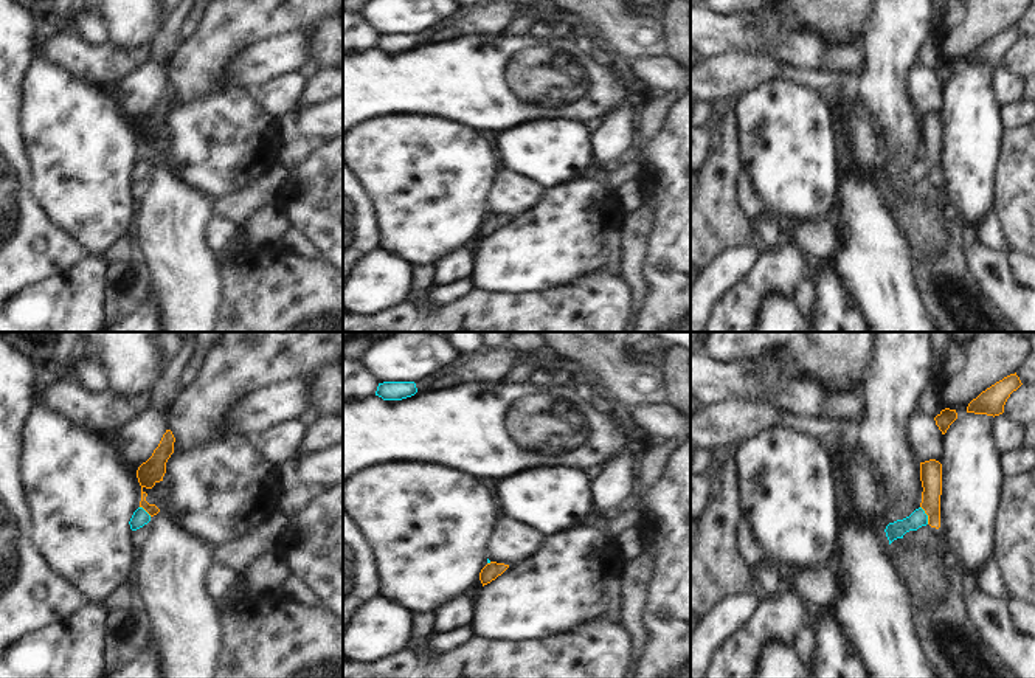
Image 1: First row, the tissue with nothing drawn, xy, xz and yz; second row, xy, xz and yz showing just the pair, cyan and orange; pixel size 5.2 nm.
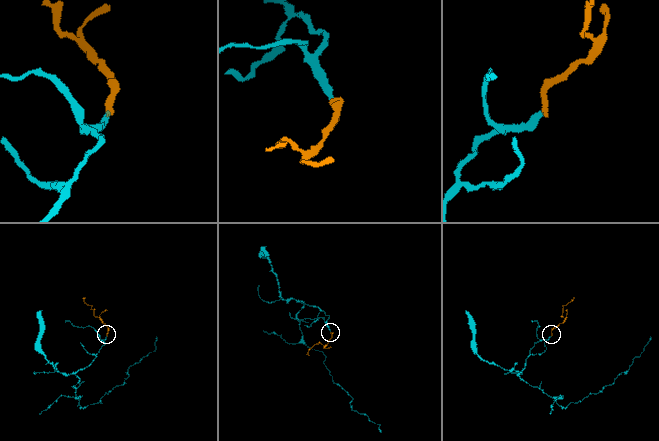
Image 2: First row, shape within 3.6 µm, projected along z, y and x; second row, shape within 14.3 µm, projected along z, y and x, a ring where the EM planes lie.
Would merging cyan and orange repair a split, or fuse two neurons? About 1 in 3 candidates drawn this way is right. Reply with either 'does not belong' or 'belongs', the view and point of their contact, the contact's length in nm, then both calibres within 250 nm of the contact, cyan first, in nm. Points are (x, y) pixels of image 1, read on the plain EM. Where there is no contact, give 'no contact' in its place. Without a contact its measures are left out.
belongs | yz (927, 168) | 100 nm | 90/110 nm

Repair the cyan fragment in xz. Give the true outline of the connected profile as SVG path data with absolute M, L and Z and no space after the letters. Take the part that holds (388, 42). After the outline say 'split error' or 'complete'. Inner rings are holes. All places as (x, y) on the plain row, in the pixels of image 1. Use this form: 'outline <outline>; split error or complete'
outline M383 34L379 36L376 48L383 53L402 53L417 45L414 34Z; complete

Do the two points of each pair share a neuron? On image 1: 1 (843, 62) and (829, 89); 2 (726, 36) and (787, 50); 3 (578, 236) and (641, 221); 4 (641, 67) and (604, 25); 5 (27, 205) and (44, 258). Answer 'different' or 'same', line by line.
1: different
2: same
3: different
4: different
5: same

